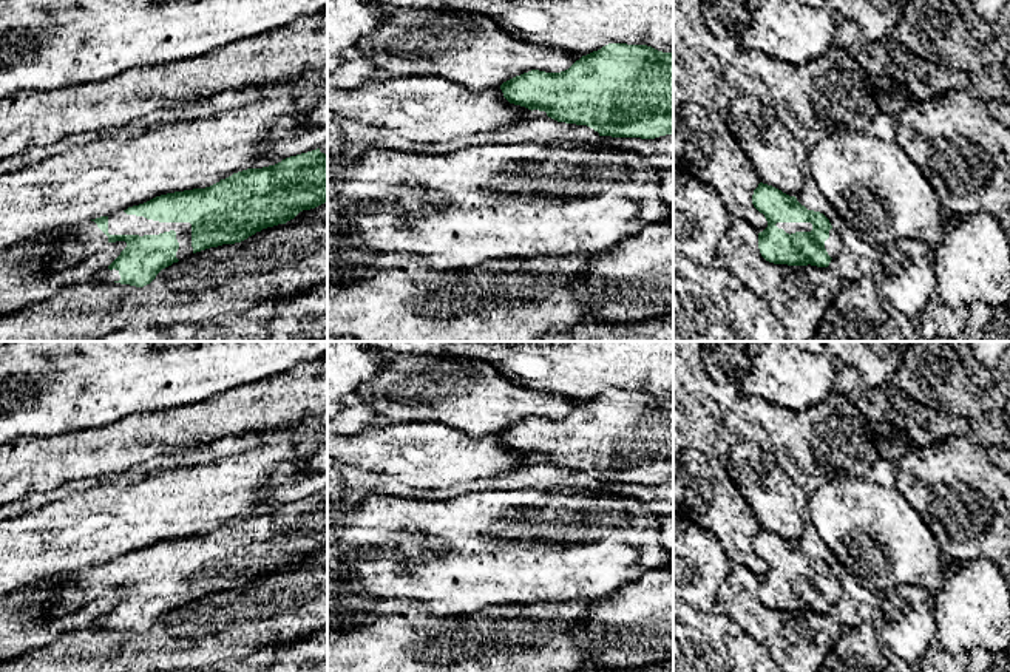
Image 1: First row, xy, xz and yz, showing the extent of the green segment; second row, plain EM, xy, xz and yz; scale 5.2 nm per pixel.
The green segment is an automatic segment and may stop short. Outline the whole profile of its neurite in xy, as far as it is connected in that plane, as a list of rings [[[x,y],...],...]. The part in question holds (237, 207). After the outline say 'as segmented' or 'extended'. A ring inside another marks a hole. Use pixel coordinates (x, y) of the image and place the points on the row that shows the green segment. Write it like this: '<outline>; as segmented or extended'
[[[317,148],[275,165],[233,173],[205,188],[161,195],[62,229],[62,244],[48,256],[46,266],[62,270],[82,263],[107,243],[125,241],[120,255],[93,280],[144,287],[182,258],[241,243],[324,202],[327,154]]]; extended

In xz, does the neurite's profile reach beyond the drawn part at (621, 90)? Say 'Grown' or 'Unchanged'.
Unchanged

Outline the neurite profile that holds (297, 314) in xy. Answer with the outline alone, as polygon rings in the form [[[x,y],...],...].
[[[327,281],[284,304],[269,321],[267,341],[327,341]]]

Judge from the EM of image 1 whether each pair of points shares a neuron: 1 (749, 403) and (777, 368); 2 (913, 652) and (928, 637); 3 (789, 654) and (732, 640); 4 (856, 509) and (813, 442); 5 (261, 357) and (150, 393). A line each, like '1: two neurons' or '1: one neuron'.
1: two neurons
2: one neuron
3: two neurons
4: two neurons
5: one neuron

